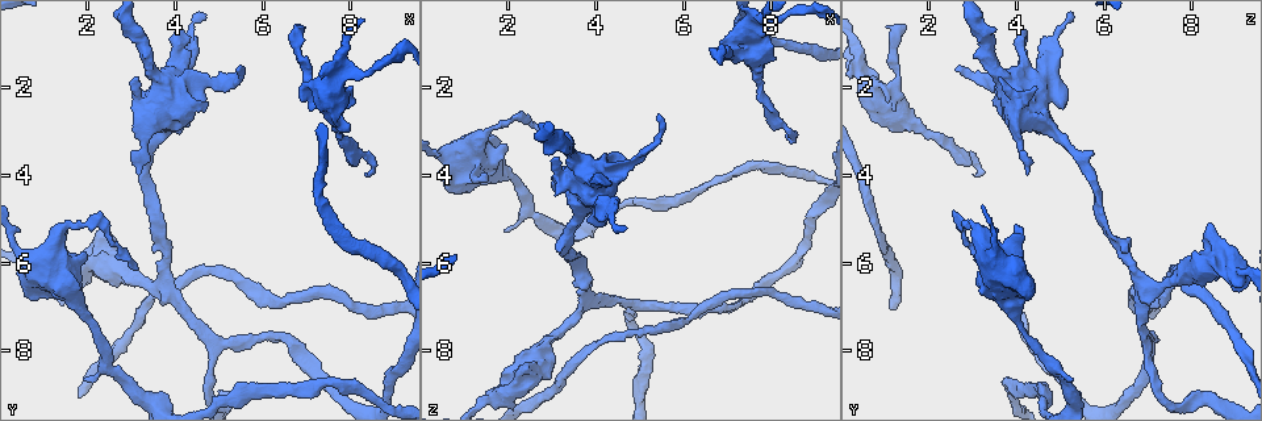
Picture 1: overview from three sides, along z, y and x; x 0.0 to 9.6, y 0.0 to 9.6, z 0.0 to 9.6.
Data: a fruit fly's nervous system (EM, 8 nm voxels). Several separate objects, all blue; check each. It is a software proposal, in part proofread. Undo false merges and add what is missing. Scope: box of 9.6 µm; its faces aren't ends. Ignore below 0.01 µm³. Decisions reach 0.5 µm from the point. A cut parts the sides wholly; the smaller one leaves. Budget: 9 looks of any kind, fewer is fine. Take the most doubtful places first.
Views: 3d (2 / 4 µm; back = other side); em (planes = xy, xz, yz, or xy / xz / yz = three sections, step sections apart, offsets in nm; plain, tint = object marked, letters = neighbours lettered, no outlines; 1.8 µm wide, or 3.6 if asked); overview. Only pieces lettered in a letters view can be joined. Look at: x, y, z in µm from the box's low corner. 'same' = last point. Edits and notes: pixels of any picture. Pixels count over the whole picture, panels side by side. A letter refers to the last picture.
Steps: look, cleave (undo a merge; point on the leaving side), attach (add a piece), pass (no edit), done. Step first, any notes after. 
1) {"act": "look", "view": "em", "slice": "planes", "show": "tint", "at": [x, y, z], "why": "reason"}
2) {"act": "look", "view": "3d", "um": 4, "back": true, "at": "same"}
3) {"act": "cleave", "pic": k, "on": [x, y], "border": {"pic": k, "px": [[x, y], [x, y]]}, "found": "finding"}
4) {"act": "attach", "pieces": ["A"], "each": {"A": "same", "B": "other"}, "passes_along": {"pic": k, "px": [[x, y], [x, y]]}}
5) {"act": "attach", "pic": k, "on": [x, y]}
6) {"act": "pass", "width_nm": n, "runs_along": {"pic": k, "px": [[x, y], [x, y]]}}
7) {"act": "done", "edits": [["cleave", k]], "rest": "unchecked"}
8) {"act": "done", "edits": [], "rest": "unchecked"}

{"act": "look", "view": "em", "slice": "planes", "show": "tint", "at": [8.35, 4.00, 3.05], "why": "free end"}

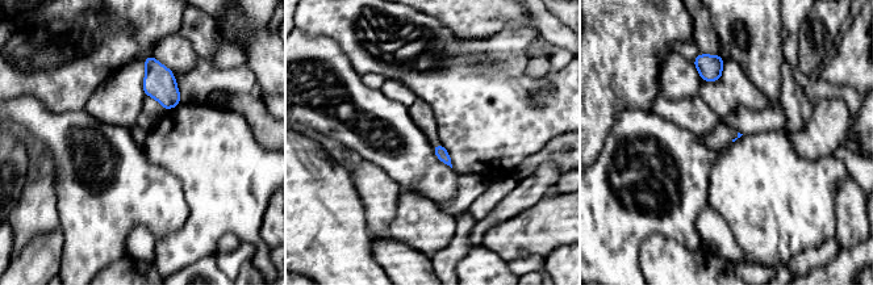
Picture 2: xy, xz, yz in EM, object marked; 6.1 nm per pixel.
{"act": "look", "view": "em", "slice": "planes", "show": "letters", "at": "same", "why": "see the neighbours"}

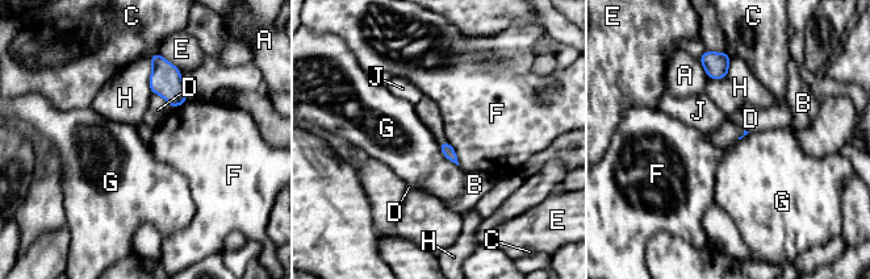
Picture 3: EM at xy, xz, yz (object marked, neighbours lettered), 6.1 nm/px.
{"act": "pass", "each": {"A": "other", "B": "other", "C": "other", "D": "other", "E": "other", "F": "other", "G": "other", "H": "other", "J": "other"}, "found": "none of them fits"}

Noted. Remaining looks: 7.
{"act": "look", "view": "em", "um": 3.6, "slice": "xy", "step": 16, "show": "letters", "at": [3.65, 2.20, 4.05], "why": "sharp bend"}

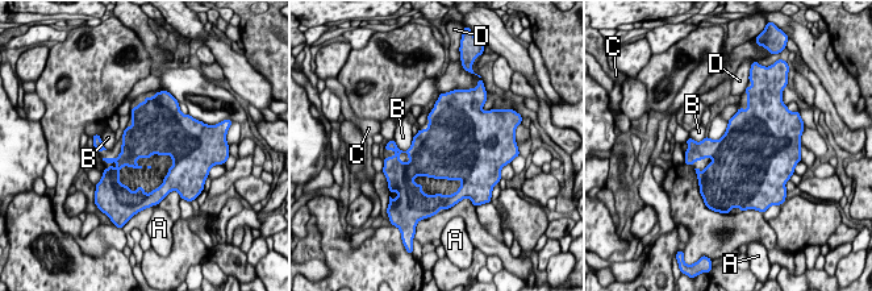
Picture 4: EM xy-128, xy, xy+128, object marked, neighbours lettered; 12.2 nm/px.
{"act": "pass", "width_nm": 440, "each": {"A": "other", "B": "other", "C": "other", "D": "other"}, "border": {"pic": 4, "px": [[414, 136], [405, 150], [393, 141]]}, "found": "all the same neuron"}

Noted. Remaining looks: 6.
{"act": "look", "view": "em", "um": 3.6, "slice": "xy", "step": 16, "show": "letters", "at": [1.95, 5.70, 3.30], "why": "free end"}

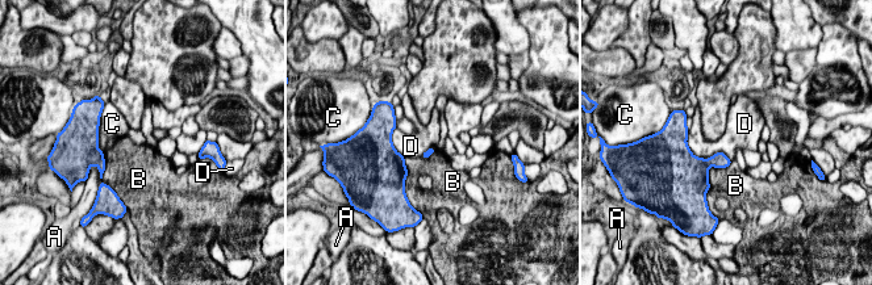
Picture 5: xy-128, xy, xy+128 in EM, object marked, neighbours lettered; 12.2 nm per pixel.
{"act": "pass", "each": {"A": "other", "B": "other", "C": "other", "D": "other"}, "border": {"pic": 5, "px": [[687, 131], [695, 155], [731, 160]]}, "found": "none of them fits"}

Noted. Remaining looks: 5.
{"act": "look", "view": "em", "slice": "planes", "show": "letters", "at": [6.95, 2.35, 1.10], "why": "thick end"}

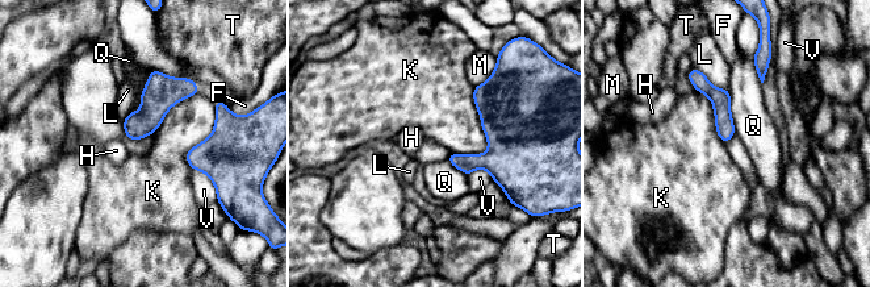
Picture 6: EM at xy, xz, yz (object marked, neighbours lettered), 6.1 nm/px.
{"act": "pass", "longest_contact_nm": ["K", 440], "each": {"F": "other", "H": "other", "K": "other", "L": "other", "M": "other", "Q": "other", "T": "other", "V": "other"}, "runs_along": {"pic": 6, "px": [[485, 86], [502, 138], [503, 184]]}, "found": "no lettered piece goes on from it"}

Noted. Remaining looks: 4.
{"act": "done", "edits": [], "rest": "unchecked"}

